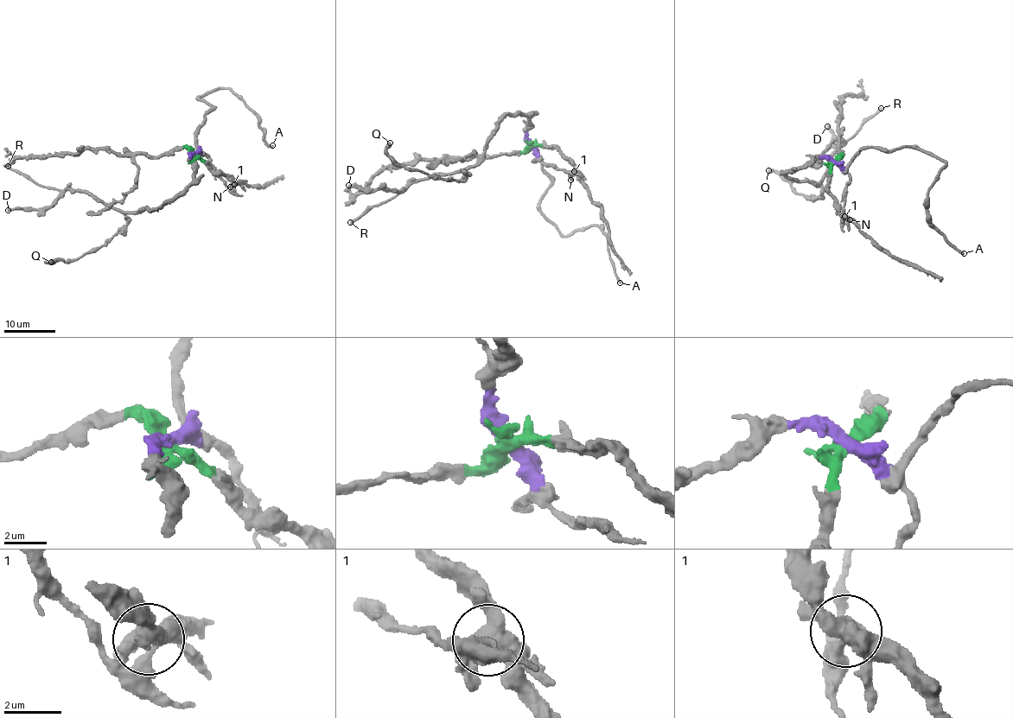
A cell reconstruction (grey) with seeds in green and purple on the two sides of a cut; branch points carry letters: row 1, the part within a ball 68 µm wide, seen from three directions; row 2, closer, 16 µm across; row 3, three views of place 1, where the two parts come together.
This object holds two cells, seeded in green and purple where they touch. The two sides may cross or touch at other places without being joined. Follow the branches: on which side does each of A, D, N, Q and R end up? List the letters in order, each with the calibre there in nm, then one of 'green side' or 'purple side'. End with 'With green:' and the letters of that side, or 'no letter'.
A: 280 nm | purple side
D: 360 nm | purple side
N: 360 nm | green side
Q: 500 nm | purple side
R: 220 nm | purple side
With green: N

